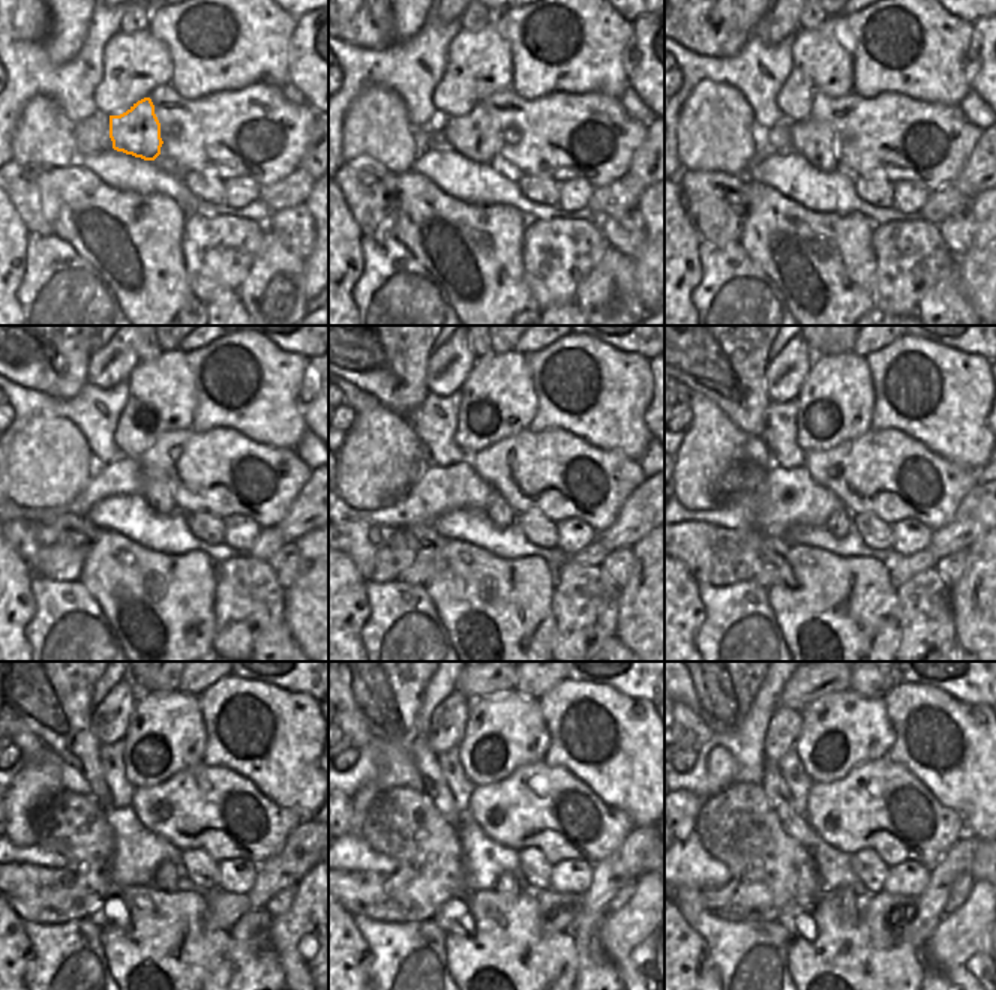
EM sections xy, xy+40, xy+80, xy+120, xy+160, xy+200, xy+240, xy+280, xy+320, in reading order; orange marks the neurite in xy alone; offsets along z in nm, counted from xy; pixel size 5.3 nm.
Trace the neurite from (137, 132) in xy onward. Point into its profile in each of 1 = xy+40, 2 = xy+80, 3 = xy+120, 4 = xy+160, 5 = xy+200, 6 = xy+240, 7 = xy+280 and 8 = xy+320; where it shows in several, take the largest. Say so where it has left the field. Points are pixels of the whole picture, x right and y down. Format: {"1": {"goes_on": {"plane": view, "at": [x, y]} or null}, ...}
{"1": {"goes_on": {"plane": "xy+40", "at": [476, 135]}}, "2": {"goes_on": {"plane": "xy+80", "at": [812, 138]}}, "3": {"goes_on": {"plane": "xy+120", "at": [155, 492]}}, "4": {"goes_on": {"plane": "xy+160", "at": [498, 510]}}, "5": {"goes_on": {"plane": "xy+200", "at": [840, 522]}}, "6": {"goes_on": {"plane": "xy+240", "at": [167, 873]}}, "7": {"goes_on": {"plane": "xy+280", "at": [507, 885]}}, "8": {"goes_on": {"plane": "xy+320", "at": [849, 905]}}}

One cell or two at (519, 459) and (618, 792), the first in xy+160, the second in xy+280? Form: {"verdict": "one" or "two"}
{"verdict": "two"}

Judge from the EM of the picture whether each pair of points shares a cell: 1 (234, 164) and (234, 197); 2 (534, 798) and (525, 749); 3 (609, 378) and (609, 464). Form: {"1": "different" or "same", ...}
{"1": "different", "2": "different", "3": "different"}

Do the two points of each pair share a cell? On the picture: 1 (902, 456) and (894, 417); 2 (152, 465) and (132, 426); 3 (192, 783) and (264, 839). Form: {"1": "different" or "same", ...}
{"1": "different", "2": "different", "3": "same"}

